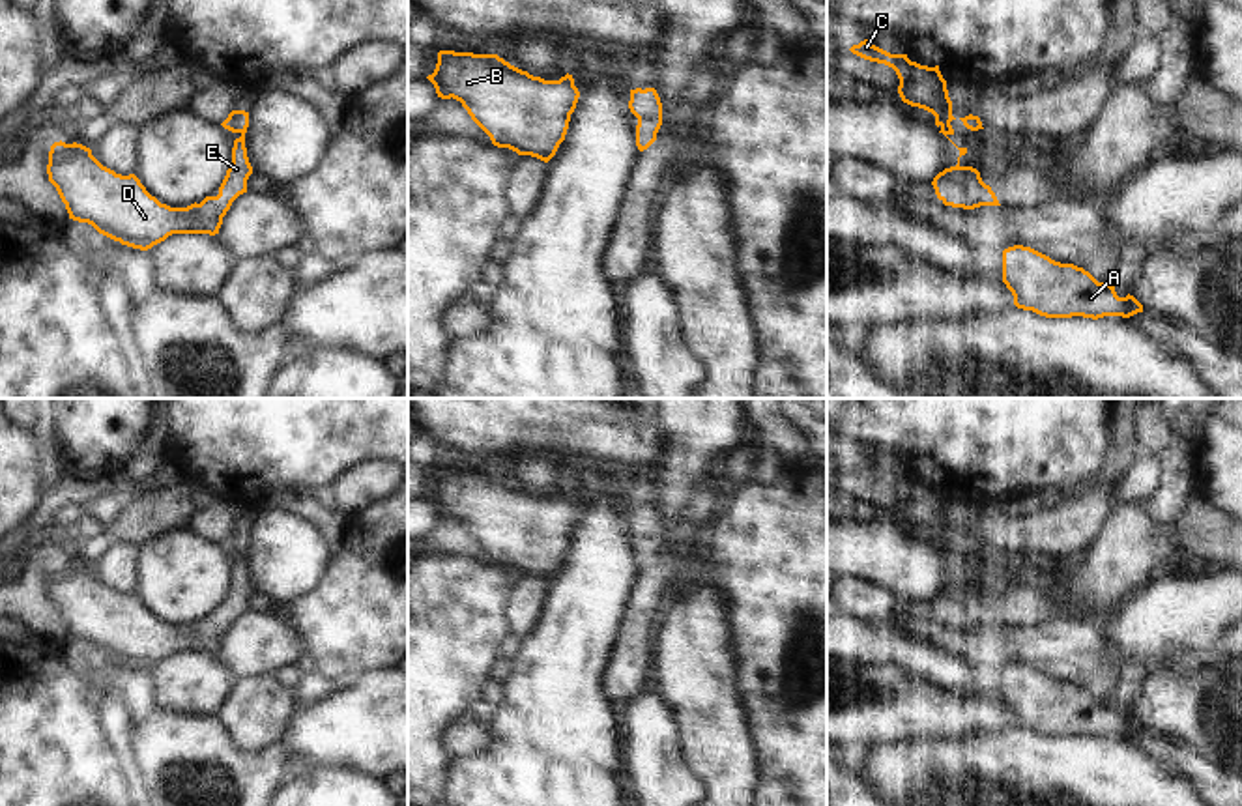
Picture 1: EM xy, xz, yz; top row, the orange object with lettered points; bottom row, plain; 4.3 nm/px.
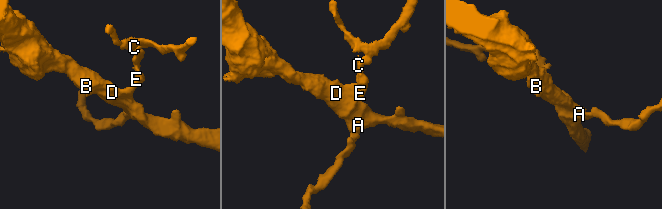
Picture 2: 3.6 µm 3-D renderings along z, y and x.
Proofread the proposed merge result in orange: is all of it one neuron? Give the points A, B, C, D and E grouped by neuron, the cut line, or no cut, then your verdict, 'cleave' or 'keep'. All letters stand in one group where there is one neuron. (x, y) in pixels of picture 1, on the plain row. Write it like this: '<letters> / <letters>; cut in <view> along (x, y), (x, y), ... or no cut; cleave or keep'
A B C D E; no cut; keep

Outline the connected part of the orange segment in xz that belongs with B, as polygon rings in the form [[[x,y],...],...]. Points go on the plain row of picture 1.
[[[440,469],[426,497],[438,516],[460,520],[494,565],[544,582],[565,559],[580,516],[572,494],[544,499],[498,473]]]

